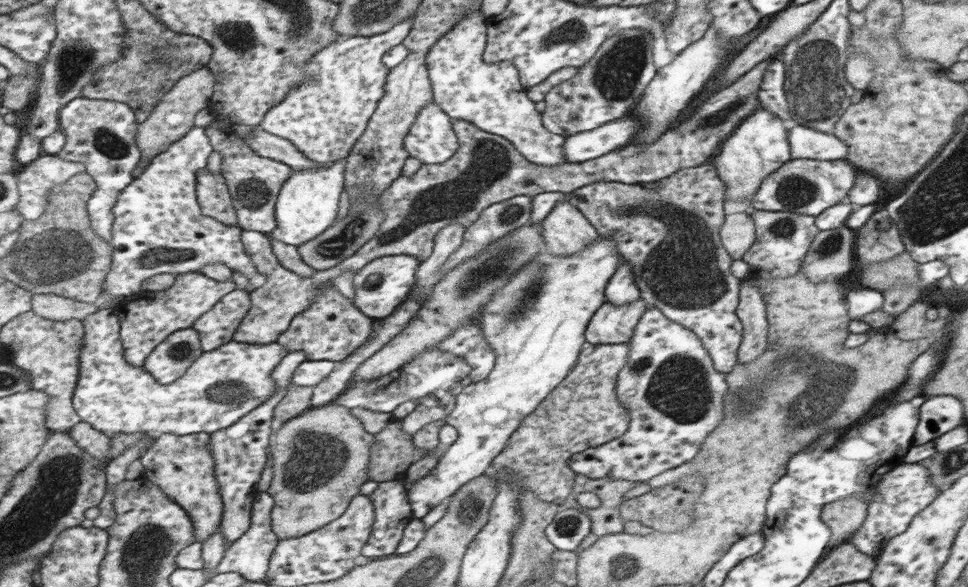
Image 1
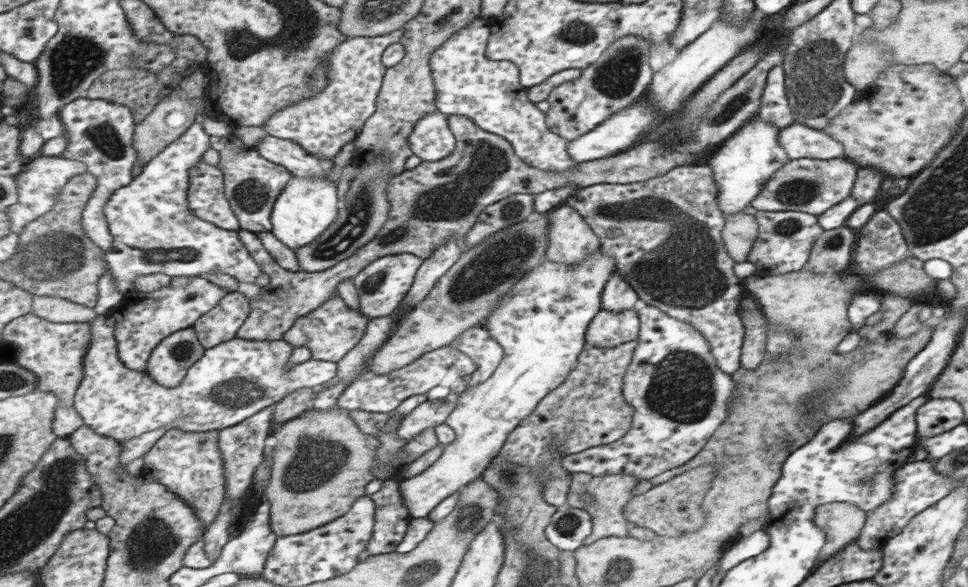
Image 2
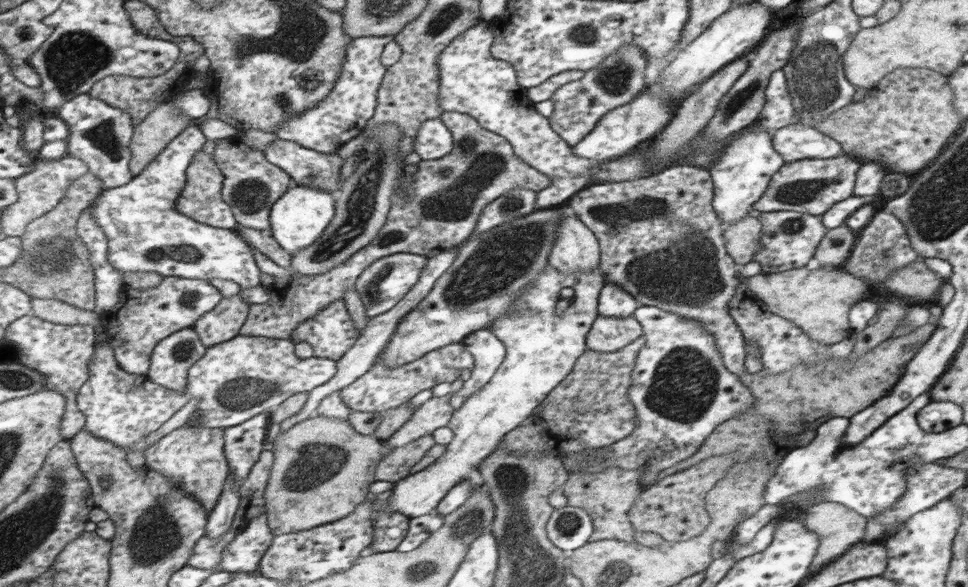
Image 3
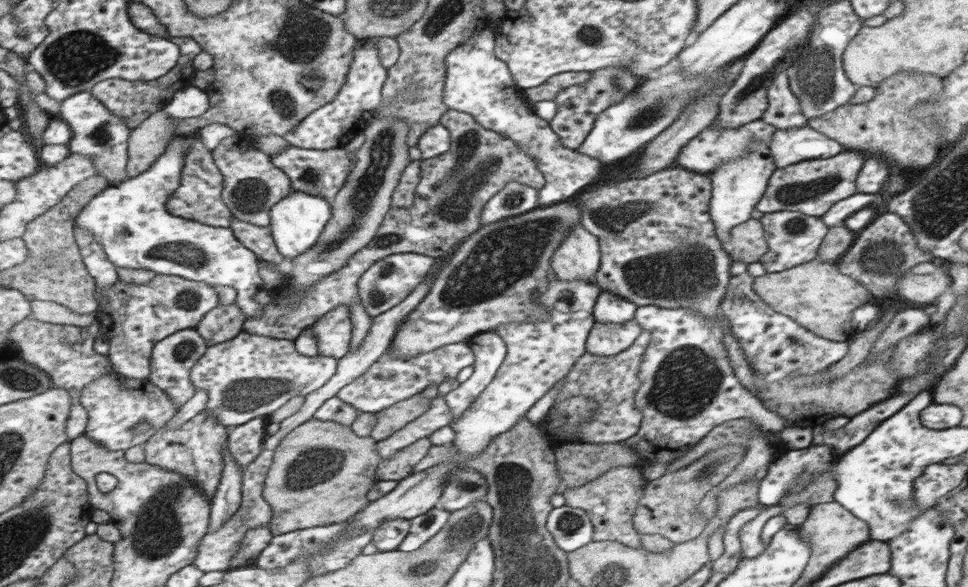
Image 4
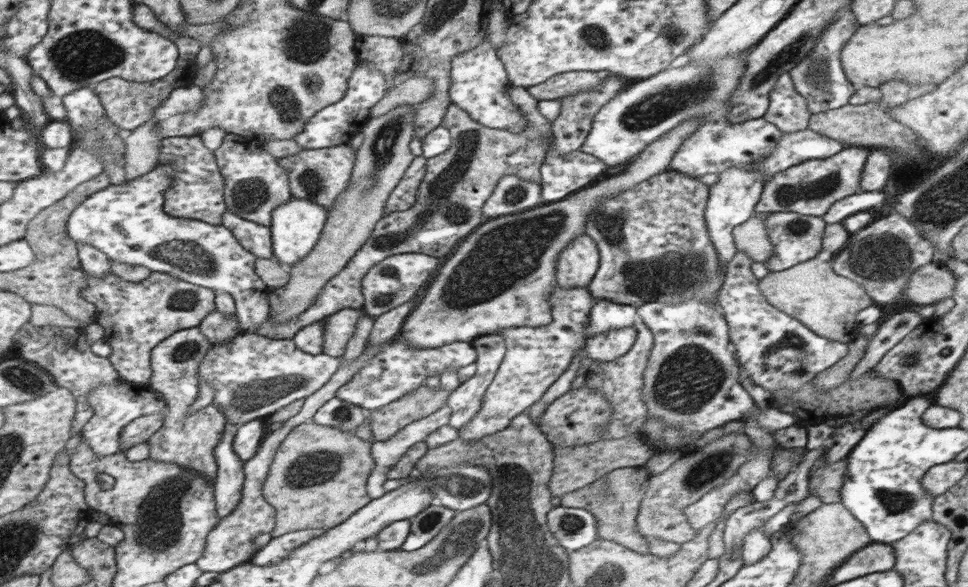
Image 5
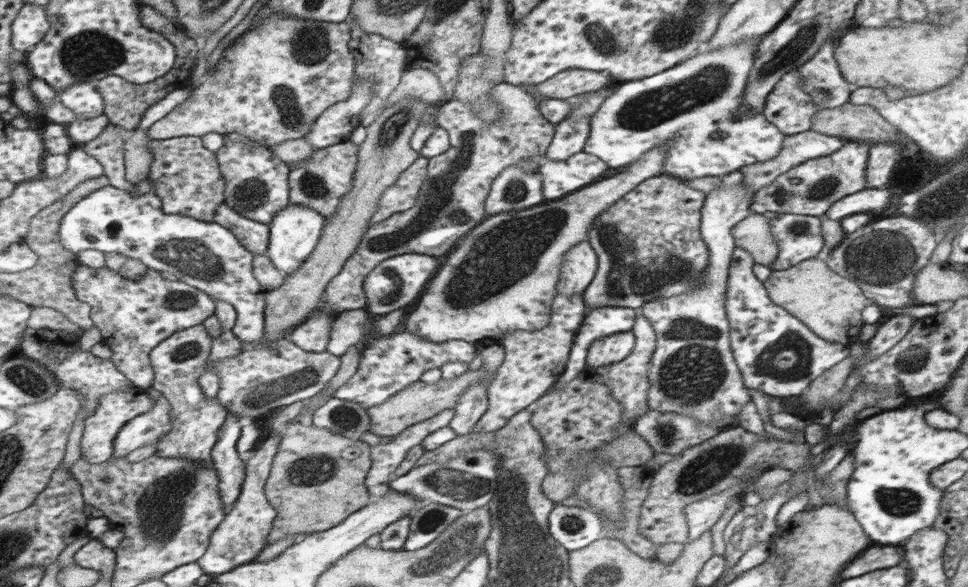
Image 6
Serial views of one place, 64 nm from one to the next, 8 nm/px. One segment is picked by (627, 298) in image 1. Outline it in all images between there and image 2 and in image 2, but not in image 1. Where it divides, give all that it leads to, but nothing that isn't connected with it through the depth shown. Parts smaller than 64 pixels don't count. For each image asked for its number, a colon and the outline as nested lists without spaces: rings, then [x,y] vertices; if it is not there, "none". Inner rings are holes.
2: [[[615,274],[603,288],[601,308],[613,314],[621,314],[621,312],[633,310],[633,304],[637,298],[639,294],[619,274]]]

